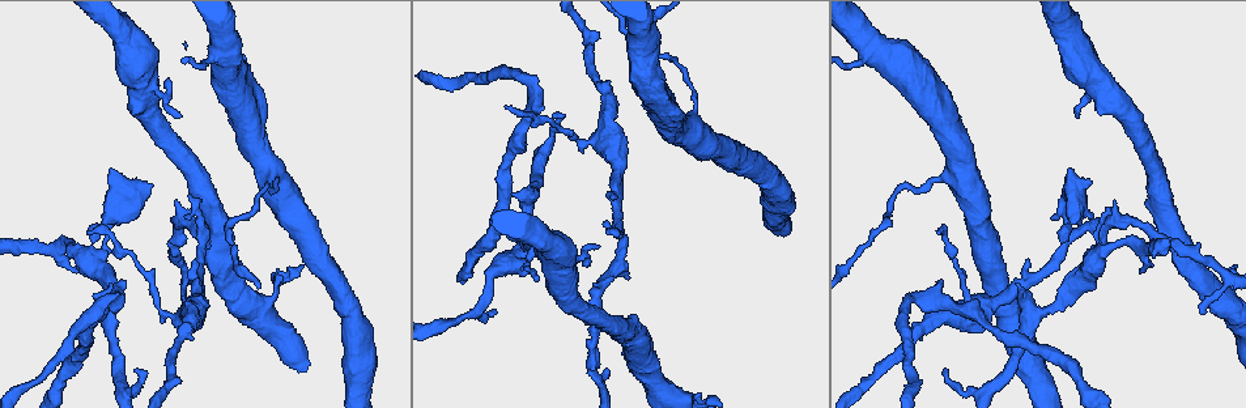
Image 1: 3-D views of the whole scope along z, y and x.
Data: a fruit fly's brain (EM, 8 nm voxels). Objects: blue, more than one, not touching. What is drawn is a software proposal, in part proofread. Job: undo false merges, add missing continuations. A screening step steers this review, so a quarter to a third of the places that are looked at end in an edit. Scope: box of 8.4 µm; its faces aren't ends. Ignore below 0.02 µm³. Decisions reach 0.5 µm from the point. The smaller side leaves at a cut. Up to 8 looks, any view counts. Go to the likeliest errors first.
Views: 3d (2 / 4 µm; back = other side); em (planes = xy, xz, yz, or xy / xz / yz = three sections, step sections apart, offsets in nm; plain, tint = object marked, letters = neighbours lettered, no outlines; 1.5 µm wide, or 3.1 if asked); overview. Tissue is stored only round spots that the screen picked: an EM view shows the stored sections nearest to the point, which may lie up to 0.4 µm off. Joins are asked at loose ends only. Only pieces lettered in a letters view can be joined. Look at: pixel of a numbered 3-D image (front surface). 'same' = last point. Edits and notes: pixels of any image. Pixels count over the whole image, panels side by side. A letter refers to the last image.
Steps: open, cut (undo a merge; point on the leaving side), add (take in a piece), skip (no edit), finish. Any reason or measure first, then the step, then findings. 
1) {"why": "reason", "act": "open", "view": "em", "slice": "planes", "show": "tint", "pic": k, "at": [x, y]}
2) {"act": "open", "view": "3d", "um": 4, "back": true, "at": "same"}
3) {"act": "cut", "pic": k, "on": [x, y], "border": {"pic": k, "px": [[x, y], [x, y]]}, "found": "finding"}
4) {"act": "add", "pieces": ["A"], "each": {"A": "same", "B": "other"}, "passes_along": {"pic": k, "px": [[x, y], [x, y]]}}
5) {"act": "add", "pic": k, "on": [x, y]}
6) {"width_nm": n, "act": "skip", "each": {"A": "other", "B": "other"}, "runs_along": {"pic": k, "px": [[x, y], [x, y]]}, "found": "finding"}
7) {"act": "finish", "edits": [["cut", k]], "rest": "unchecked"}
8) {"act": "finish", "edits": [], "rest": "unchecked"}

{"why": "tapers out", "act": "open", "view": "em", "slice": "xz", "step": 4, "show": "letters", "pic": 1, "at": [87, 231]}

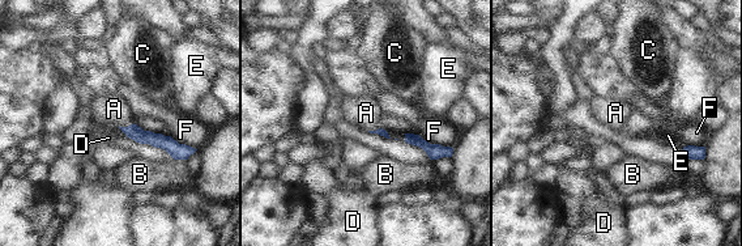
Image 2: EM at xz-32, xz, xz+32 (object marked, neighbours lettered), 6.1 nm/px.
{"act": "add", "pieces": ["A"], "each": {"A": "same", "B": "other", "C": "other", "D": "other", "E": "other", "F": "other"}, "passes_along": {"pic": 2, "px": [[135, 132], [126, 127], [114, 109]]}, "found": "the cell continues"}

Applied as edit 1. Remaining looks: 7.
{"why": "arms part here", "act": "open", "view": "em", "slice": "yz", "step": 8, "show": "tint", "pic": 1, "at": [89, 264]}

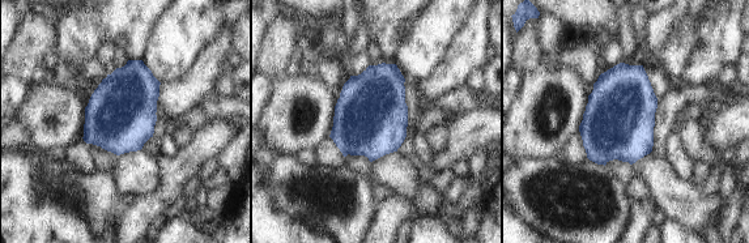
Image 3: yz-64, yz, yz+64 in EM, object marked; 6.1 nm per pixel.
{"act": "open", "view": "em", "slice": "xy", "step": 8, "show": "letters", "at": "same"}

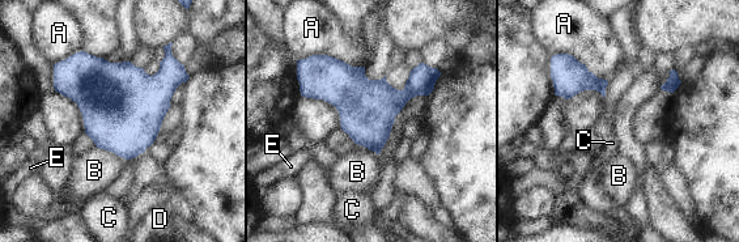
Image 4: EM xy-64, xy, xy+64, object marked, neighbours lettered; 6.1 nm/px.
{"width_nm": 500, "act": "skip", "each": {"A": "other", "B": "other", "C": "other", "D": "other", "E": "other"}, "border": {"pic": 4, "px": [[96, 145], [111, 151], [126, 160]]}, "found": "all the same cell"}

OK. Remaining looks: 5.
{"why": "a narrow waist", "act": "open", "view": "em", "slice": "planes", "show": "tint", "pic": 1, "at": [991, 327]}

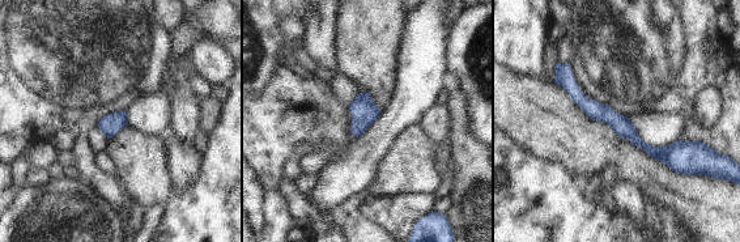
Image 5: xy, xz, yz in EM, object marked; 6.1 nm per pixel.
{"act": "open", "view": "em", "slice": "planes", "show": "letters", "at": "same"}

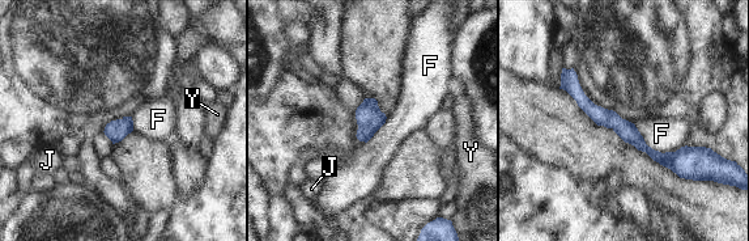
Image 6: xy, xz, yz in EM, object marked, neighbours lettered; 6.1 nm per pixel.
{"act": "skip", "each": {"F": "other", "J": "other", "Y": "other"}, "runs_along": {"pic": 6, "px": [[565, 74], [595, 113], [654, 155], [697, 152]]}, "found": "continuous, no second cell"}

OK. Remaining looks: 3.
{"act": "finish", "edits": [["add", 2]], "rest": "unchecked"}

